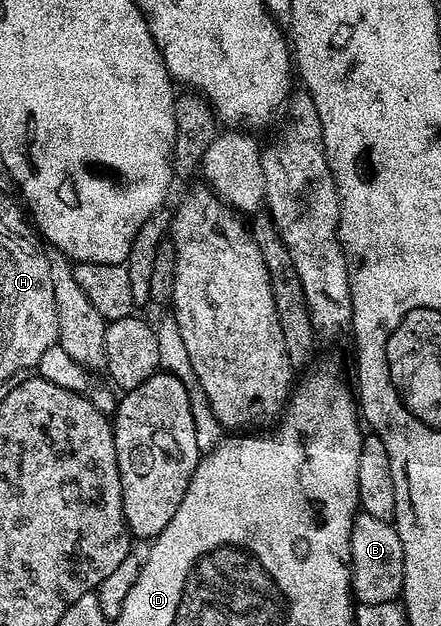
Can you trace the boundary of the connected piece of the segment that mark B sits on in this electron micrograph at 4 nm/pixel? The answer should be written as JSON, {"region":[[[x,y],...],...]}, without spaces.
{"region":[[[368,512],[356,514],[350,535],[351,587],[358,604],[378,604],[396,601],[402,596],[404,585],[404,551],[401,537],[394,524],[373,519]]]}

